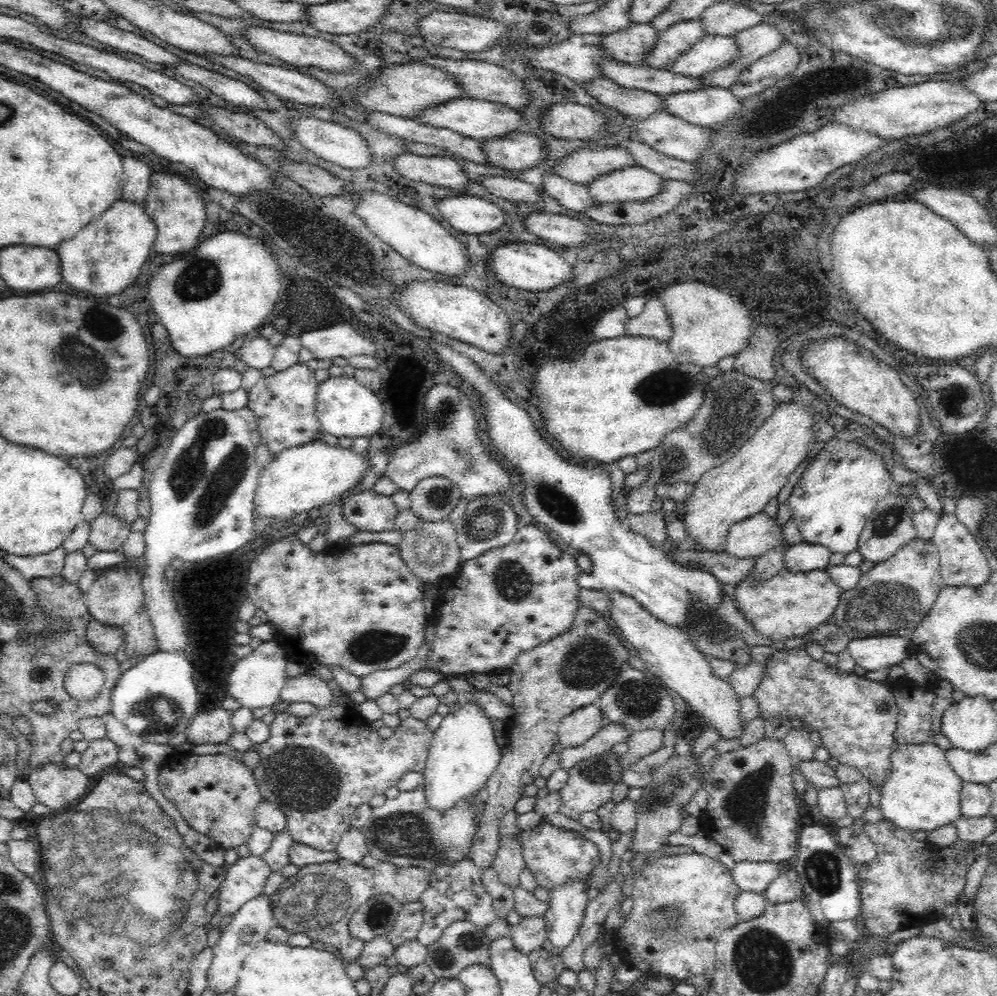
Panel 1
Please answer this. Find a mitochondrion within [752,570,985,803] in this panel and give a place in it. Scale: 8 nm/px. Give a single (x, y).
(886, 603)

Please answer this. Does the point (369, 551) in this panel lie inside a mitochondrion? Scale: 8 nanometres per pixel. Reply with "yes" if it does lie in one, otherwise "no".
no

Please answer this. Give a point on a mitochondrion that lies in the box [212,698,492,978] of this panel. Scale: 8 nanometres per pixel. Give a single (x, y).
(320, 900)

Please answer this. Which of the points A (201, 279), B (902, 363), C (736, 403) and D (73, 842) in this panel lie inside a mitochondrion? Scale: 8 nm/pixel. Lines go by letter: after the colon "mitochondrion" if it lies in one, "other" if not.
A: mitochondrion
B: other
C: mitochondrion
D: mitochondrion

